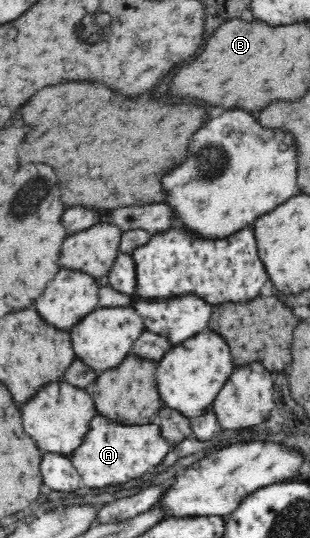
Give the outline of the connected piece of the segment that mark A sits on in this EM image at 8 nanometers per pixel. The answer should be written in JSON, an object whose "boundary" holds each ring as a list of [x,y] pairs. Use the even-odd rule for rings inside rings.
{"boundary":[[[102,414],[94,415],[90,421],[90,431],[82,437],[82,443],[68,457],[81,475],[85,487],[106,487],[114,483],[124,483],[136,479],[148,469],[162,463],[172,445],[161,434],[158,425],[132,425],[124,427],[121,423],[106,419]]]}

